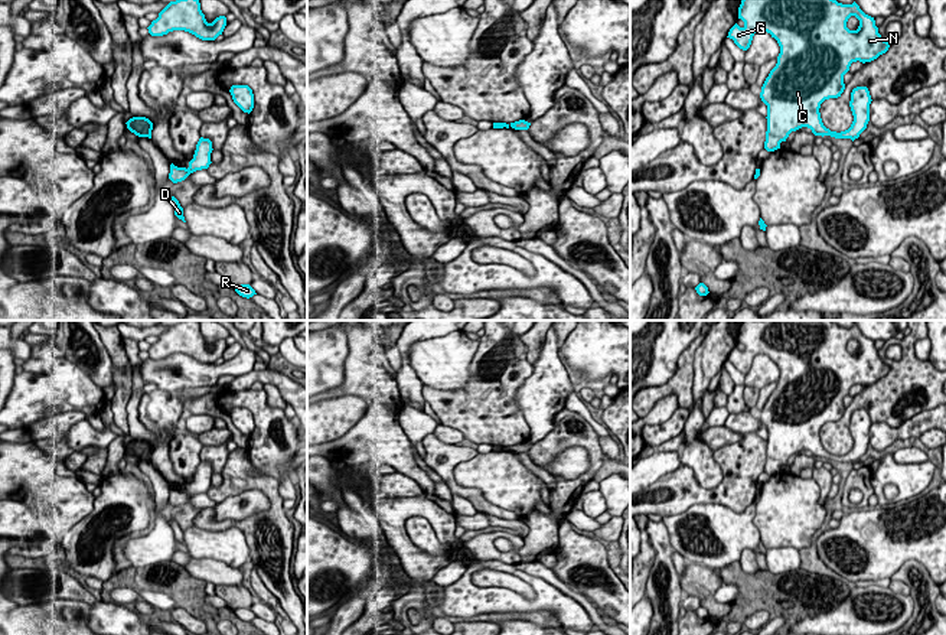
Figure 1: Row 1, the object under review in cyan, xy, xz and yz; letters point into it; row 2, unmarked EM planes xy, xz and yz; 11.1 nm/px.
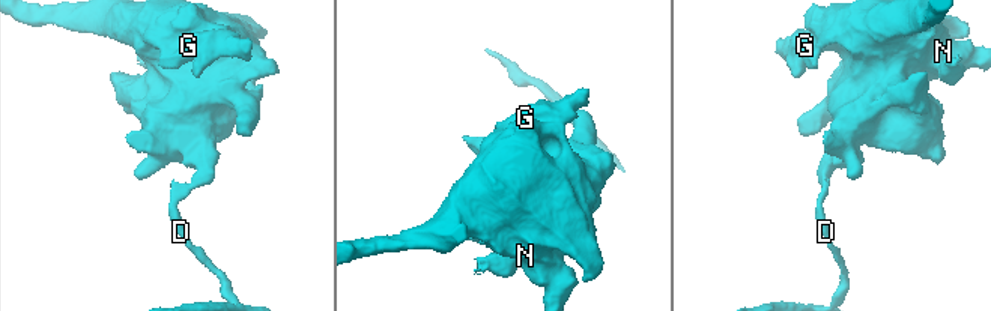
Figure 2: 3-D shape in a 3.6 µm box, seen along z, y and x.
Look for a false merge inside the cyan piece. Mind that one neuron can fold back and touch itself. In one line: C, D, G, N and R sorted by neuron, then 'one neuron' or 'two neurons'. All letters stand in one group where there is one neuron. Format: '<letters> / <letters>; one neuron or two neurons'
C G N / D R; two neurons

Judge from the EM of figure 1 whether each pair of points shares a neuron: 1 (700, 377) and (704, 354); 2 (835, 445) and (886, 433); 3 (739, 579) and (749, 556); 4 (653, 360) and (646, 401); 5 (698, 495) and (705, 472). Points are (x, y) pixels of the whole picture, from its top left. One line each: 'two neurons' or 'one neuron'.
1: one neuron
2: two neurons
3: two neurons
4: two neurons
5: two neurons

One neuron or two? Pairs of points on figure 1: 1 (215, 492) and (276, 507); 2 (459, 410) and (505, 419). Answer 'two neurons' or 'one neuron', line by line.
1: one neuron
2: one neuron

